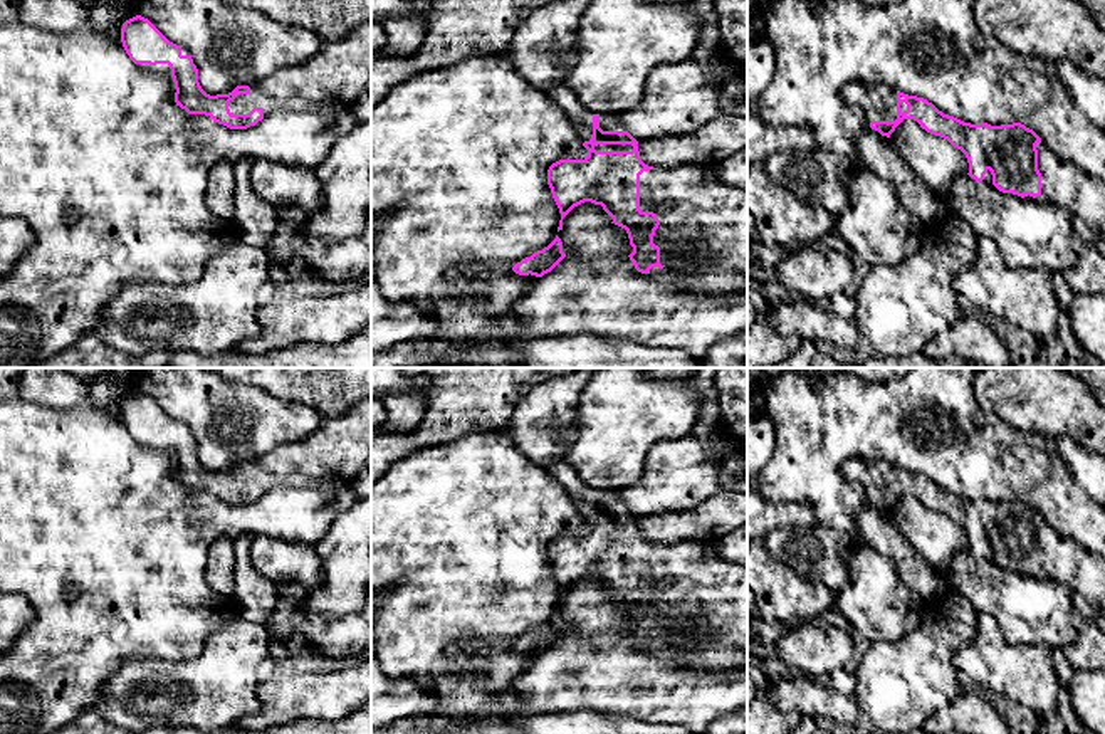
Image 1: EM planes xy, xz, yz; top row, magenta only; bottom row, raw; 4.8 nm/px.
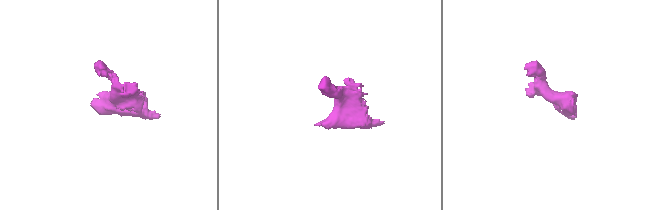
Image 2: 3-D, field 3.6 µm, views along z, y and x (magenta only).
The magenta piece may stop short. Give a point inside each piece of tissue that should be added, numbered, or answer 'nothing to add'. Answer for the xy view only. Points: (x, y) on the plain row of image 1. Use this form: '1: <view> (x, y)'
1: xy (163, 445)
2: xy (331, 456)

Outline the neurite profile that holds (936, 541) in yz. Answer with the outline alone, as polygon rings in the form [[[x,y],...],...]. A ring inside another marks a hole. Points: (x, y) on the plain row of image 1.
[[[903,495],[890,511],[890,517],[914,551],[945,579],[952,558],[969,549],[967,534],[961,526],[927,509],[914,495]]]

